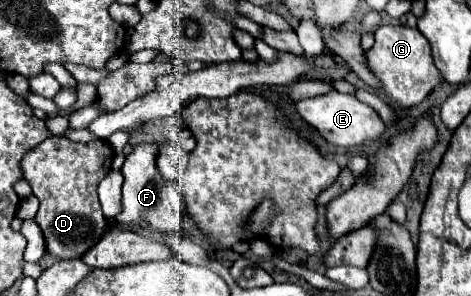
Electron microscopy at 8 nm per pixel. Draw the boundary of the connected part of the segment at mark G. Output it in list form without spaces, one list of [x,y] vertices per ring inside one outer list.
[[[407,25],[379,27],[375,31],[375,45],[367,51],[367,63],[383,83],[387,101],[395,107],[419,105],[433,91],[433,87],[443,83],[443,75],[435,67],[429,41],[419,33],[419,29],[411,29]]]

